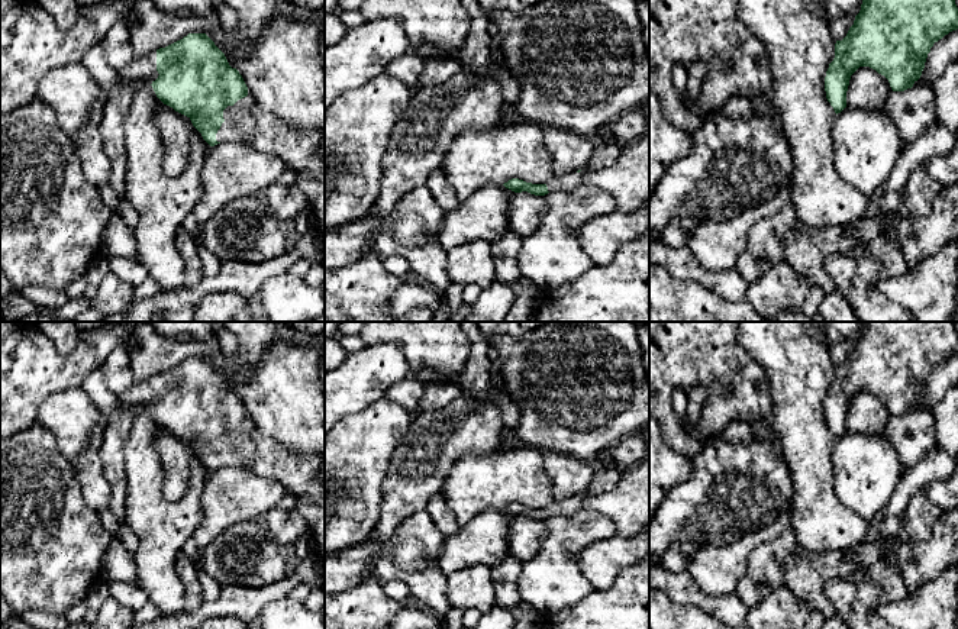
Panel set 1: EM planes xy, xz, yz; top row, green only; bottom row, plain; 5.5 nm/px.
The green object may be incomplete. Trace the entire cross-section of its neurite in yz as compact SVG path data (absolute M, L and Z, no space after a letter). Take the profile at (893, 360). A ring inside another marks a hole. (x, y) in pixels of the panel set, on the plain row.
M864 322L861 335L846 361L835 368L835 383L825 401L826 423L835 438L846 432L846 416L851 400L859 391L870 391L884 400L893 416L912 413L920 403L930 372L952 355L958 354L958 332L954 322Z

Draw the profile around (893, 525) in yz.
M901 515L890 516L888 519L886 519L884 522L878 525L878 533L883 538L891 538L897 535L899 532L901 532L903 526L904 526L904 520Z

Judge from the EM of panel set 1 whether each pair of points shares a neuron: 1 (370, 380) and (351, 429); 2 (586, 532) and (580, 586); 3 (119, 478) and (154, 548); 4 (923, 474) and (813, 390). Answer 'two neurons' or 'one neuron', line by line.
1: two neurons
2: one neuron
3: two neurons
4: two neurons

